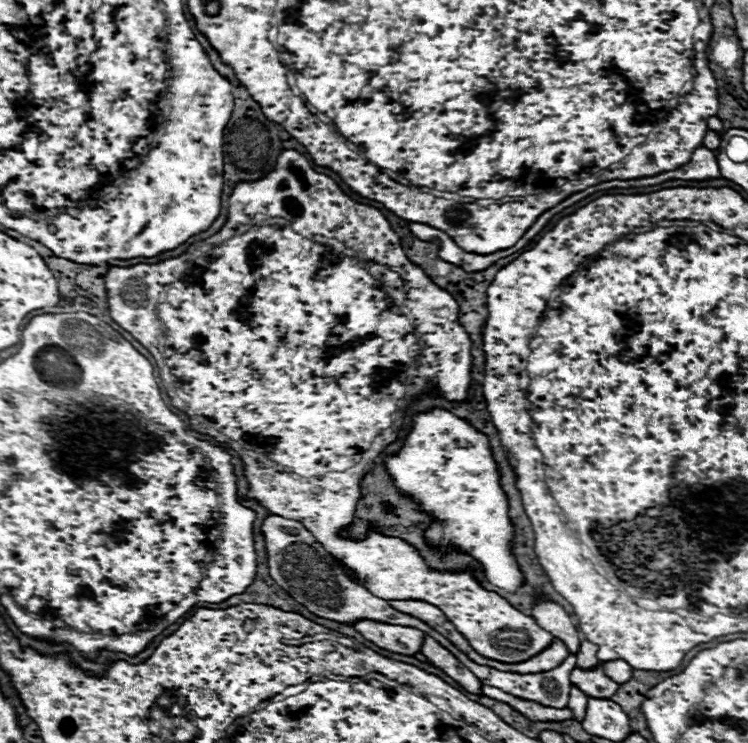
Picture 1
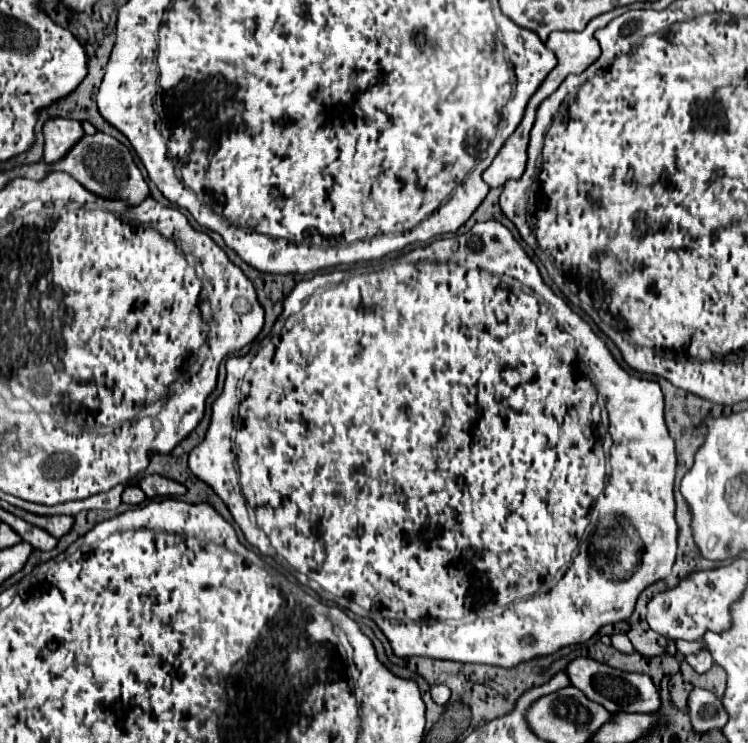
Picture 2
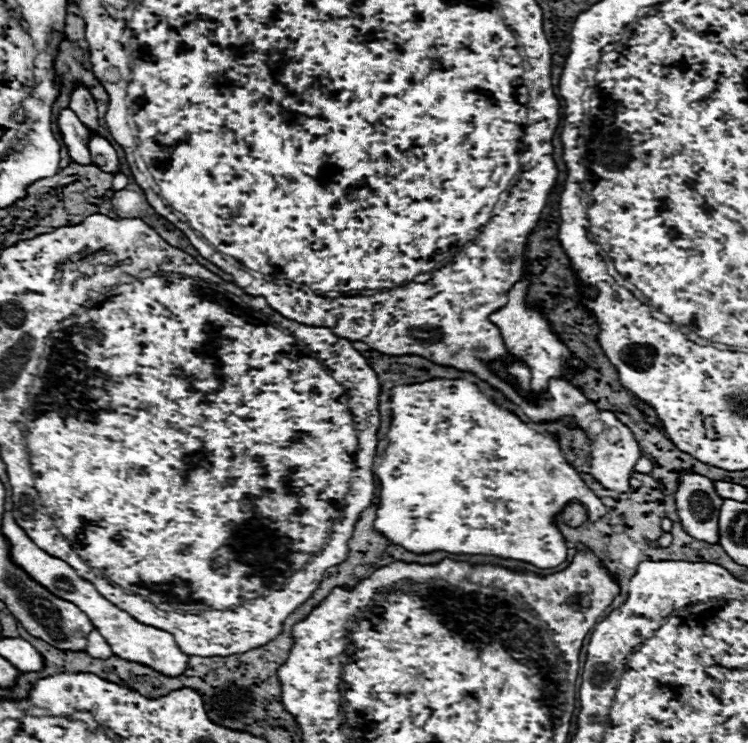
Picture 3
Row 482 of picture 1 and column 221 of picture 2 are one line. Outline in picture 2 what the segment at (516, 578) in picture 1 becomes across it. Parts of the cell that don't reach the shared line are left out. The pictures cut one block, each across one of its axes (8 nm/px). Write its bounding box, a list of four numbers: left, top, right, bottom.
[188,220,678,668]

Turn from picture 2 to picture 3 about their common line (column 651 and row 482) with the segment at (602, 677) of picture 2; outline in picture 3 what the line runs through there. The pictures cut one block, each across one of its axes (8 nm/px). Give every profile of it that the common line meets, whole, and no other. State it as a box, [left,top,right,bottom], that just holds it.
[676,472,722,544]

